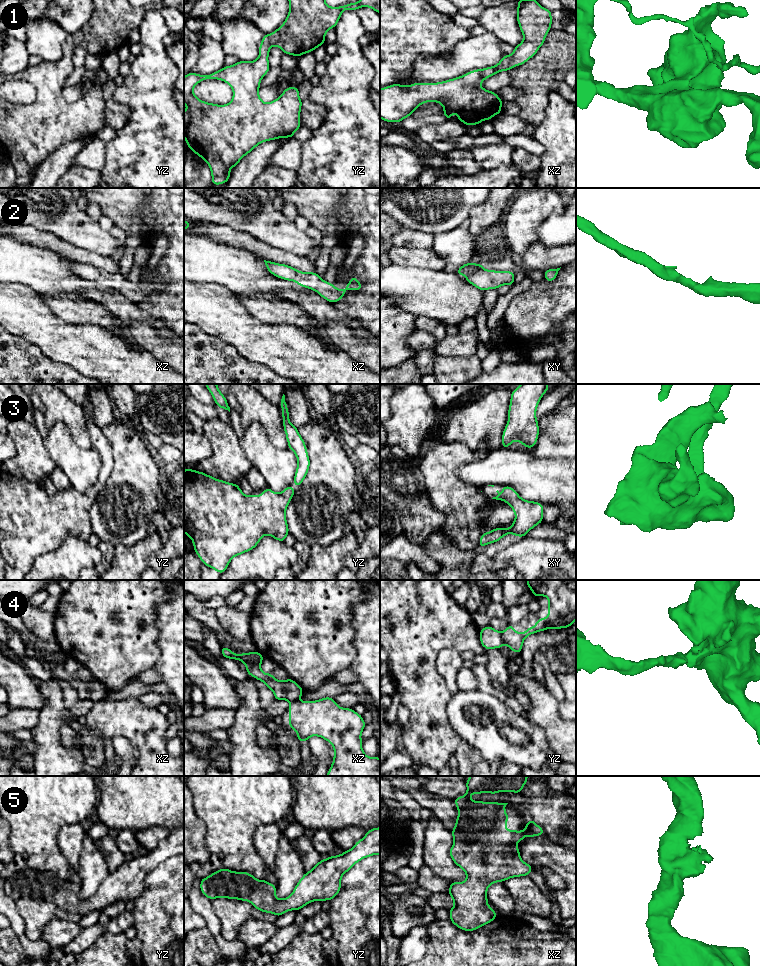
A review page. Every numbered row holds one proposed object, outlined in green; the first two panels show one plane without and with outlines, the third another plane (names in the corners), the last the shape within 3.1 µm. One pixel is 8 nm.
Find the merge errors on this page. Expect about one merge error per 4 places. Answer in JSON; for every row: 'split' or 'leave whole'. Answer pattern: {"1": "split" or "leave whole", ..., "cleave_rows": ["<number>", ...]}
{"1": "leave whole", "2": "leave whole", "3": "leave whole", "4": "split", "5": "leave whole", "cleave_rows": ["4"]}

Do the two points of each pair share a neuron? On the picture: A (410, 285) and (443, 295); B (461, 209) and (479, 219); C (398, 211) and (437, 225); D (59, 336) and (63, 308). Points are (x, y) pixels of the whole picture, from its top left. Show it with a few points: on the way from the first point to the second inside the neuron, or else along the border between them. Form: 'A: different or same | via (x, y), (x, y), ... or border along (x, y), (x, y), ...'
A: same | via (418, 290), (435, 294)
B: different | border along (486, 198), (471, 208), (467, 219)
C: same | via (408, 215), (427, 215)
D: different | border along (44, 303), (53, 313), (66, 322), (84, 325)

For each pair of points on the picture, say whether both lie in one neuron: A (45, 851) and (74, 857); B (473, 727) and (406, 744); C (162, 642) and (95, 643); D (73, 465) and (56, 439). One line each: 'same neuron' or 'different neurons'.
A: different neurons
B: different neurons
C: different neurons
D: same neuron

